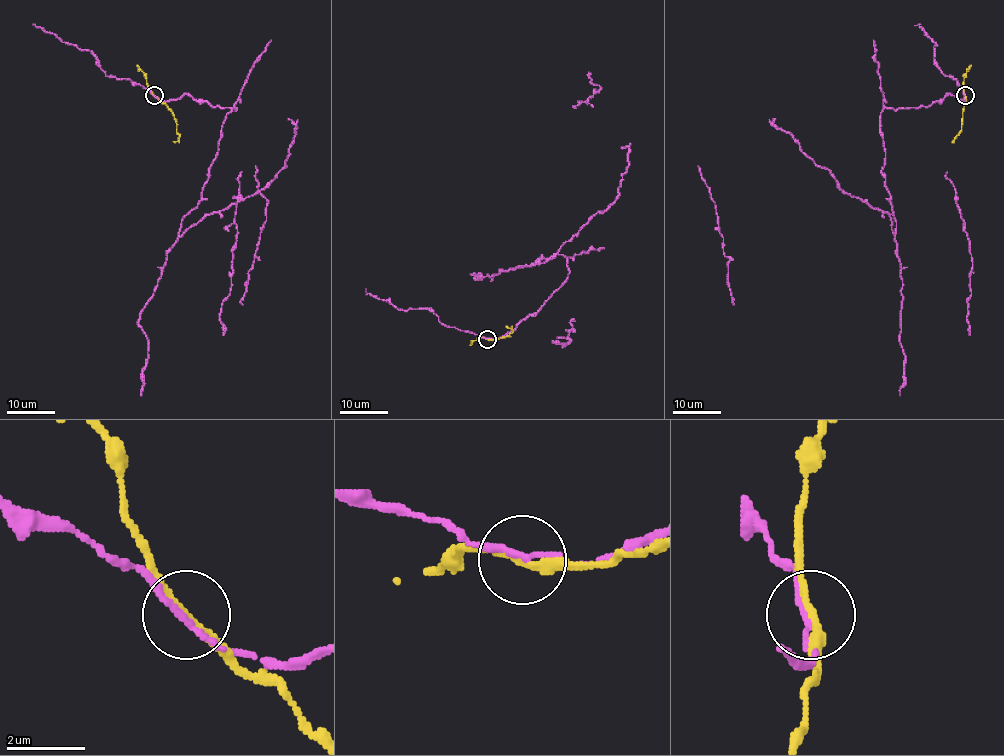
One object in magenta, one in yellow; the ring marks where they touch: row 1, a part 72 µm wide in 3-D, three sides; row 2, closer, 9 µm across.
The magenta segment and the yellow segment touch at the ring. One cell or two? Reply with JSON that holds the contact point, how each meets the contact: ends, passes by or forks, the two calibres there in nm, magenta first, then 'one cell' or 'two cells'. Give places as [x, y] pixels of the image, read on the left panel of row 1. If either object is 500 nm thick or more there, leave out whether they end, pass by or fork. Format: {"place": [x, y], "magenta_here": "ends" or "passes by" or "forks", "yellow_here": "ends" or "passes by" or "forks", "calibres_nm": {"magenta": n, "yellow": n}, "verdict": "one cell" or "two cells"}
{"place": [154, 95], "magenta_here": "passes by", "yellow_here": "passes by", "calibres_nm": {"magenta": 140, "yellow": 200}, "verdict": "two cells"}

